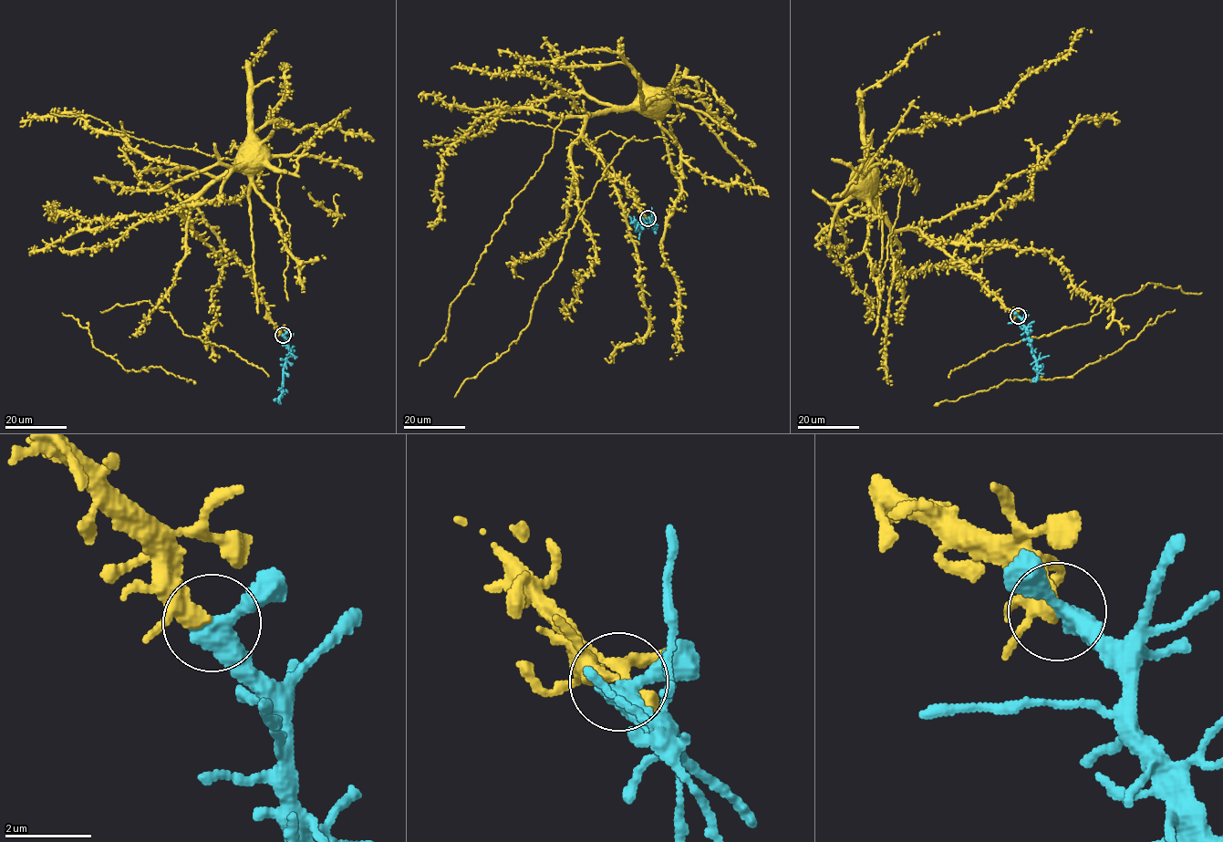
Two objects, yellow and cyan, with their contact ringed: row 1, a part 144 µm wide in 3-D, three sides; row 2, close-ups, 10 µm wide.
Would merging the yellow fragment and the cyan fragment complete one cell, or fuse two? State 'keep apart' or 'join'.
join

